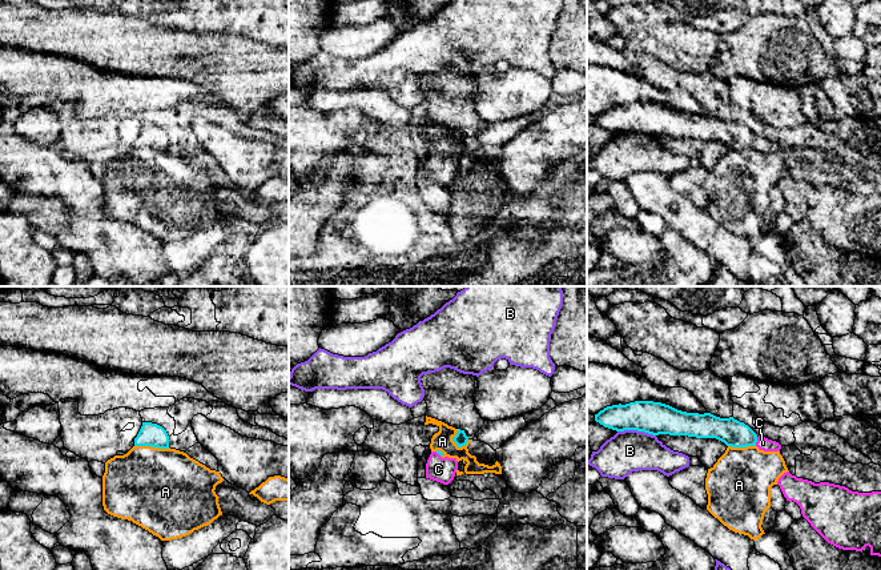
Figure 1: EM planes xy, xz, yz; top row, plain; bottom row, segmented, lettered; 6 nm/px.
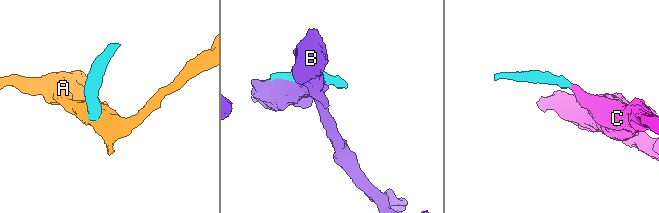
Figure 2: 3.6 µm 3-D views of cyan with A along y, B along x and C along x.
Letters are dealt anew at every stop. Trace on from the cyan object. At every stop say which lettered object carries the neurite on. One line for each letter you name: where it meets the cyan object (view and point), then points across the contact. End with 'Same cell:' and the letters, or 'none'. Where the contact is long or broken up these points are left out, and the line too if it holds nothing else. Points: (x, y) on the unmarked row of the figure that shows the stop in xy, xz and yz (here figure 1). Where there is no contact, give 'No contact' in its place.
C: Touches cyan at yz (756, 143). Path across: yz (733, 135), (756, 143), (763, 145)
Same cell: C

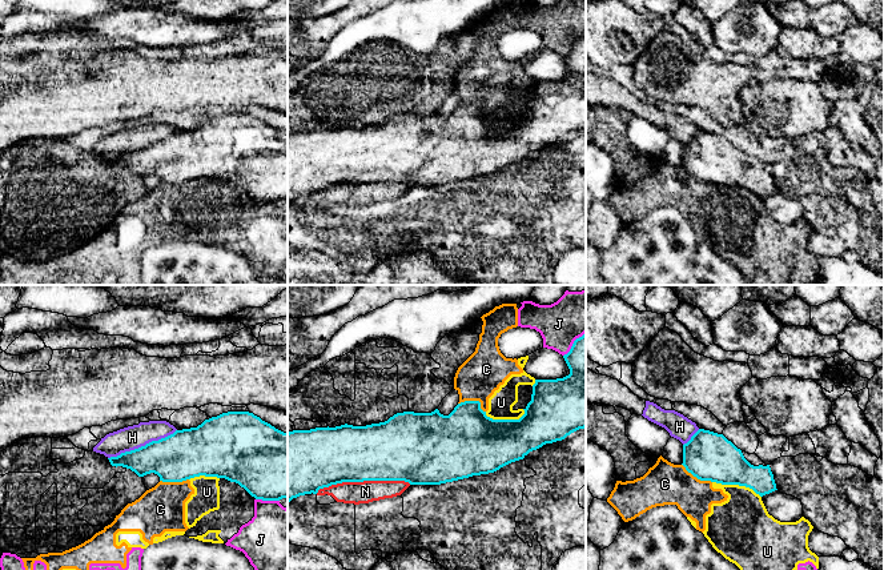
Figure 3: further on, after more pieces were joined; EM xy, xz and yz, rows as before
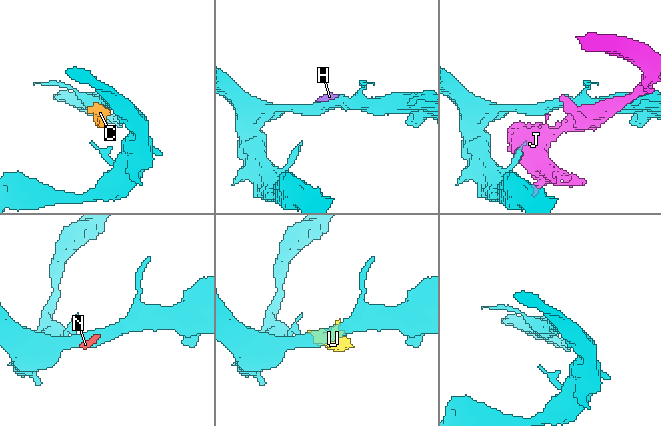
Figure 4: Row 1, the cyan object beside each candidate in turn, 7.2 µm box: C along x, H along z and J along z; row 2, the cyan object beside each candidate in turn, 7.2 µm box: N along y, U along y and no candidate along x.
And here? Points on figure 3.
Same cell: none

